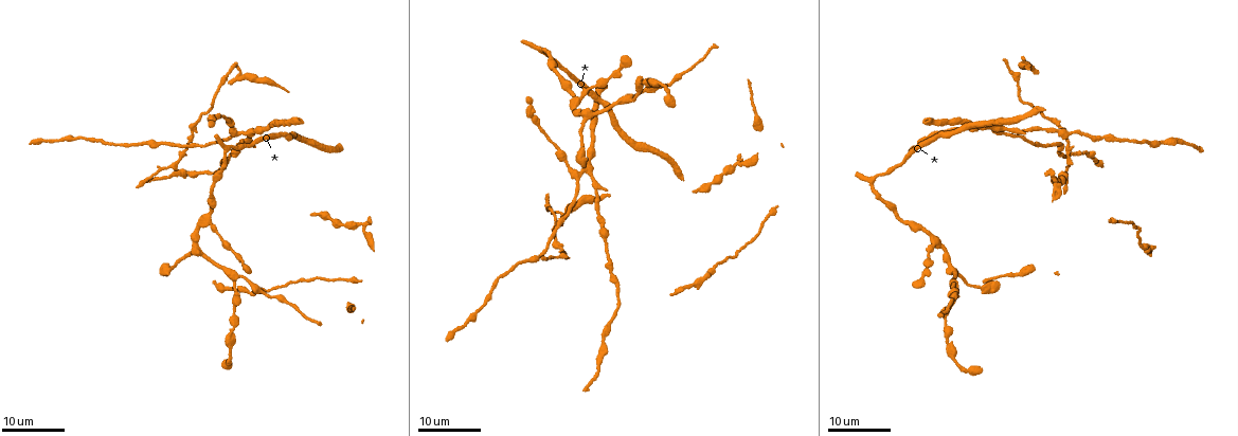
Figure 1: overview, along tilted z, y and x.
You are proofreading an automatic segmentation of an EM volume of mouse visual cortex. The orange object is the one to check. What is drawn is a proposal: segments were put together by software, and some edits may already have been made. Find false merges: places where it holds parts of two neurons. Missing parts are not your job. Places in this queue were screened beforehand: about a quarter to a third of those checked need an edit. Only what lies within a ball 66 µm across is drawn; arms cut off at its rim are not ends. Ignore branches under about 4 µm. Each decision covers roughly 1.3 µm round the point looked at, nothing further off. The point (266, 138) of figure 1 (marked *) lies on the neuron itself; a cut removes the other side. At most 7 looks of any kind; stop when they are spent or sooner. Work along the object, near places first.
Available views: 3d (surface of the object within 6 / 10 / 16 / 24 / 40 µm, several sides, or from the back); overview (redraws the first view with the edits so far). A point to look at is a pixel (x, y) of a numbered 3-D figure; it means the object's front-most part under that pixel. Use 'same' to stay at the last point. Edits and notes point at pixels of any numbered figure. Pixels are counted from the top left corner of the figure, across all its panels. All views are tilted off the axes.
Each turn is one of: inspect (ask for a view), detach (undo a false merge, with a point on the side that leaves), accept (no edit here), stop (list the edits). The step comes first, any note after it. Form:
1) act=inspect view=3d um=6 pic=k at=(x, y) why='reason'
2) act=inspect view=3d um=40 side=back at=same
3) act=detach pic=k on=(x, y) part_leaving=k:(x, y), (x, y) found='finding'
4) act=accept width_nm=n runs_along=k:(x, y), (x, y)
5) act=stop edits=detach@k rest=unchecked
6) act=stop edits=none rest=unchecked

act=inspect view=3d um=16 pic=1 at=(934, 241)

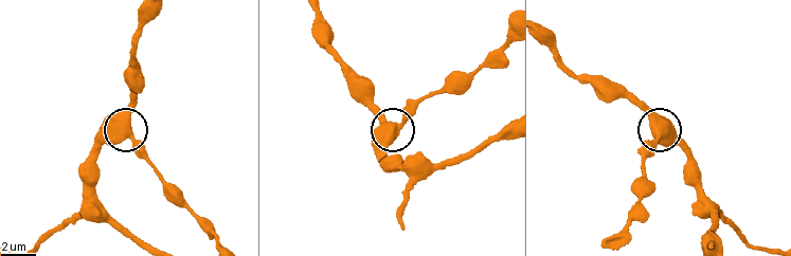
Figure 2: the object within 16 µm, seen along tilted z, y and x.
act=inspect view=3d um=10 pic=2 at=(659, 137)

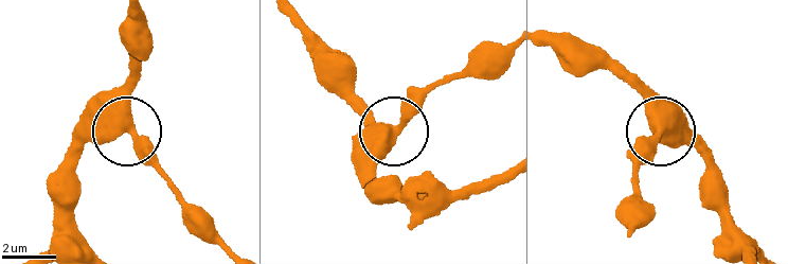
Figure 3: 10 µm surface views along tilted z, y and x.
act=inspect view=3d um=10 side=back pic=3 at=(125, 131)

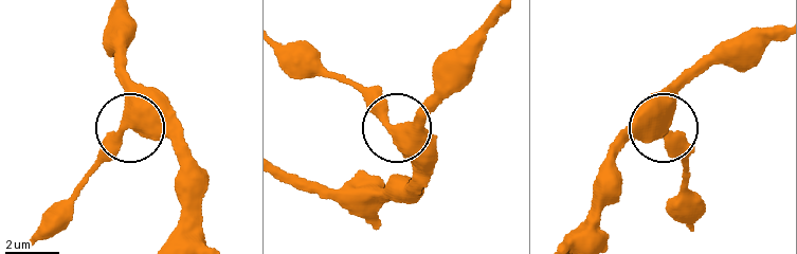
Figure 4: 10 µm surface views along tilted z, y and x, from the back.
act=accept width_nm=540 found='one neuron here'

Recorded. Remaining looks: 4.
act=inspect view=3d um=16 pic=1 at=(586, 116)

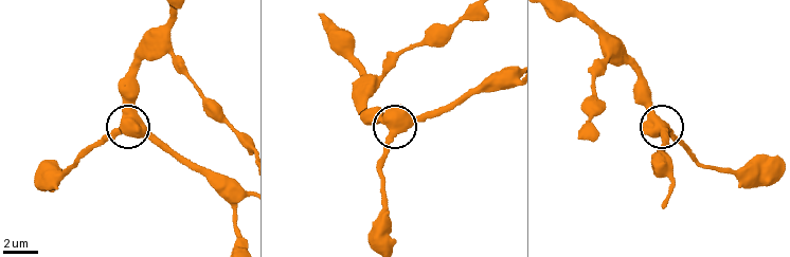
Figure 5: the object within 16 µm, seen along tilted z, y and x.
act=inspect view=3d um=10 pic=5 at=(397, 132)

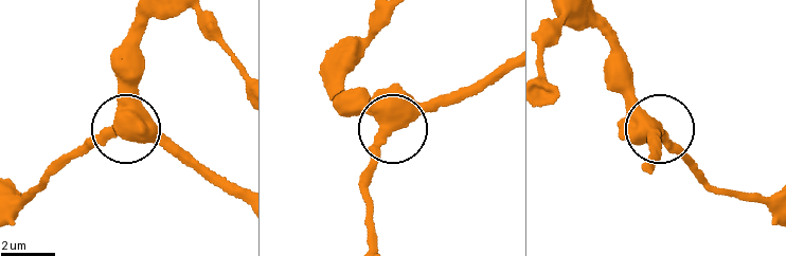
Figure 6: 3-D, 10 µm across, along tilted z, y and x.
act=accept runs_along=6:(593, 18), (608, 41), (614, 83), (675, 143), (684, 164) found='continuous, no second neuron'

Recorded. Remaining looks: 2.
act=inspect view=3d um=16 pic=1 at=(236, 277) why='branch point'

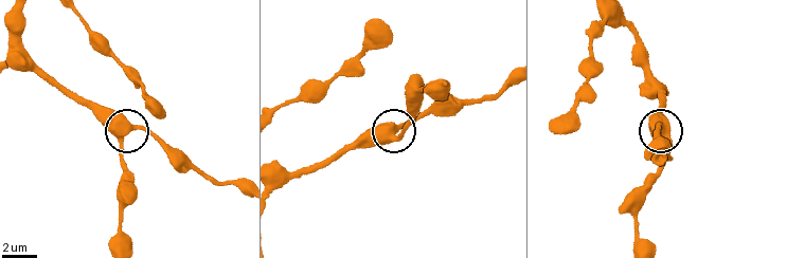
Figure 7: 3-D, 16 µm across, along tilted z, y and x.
act=inspect view=3d um=6 pic=7 at=(664, 130)

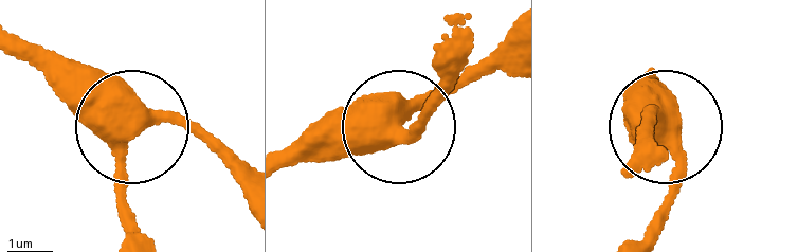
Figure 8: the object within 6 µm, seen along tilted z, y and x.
act=accept runs_along=8:(647, 69), (675, 109), (664, 222) found='continuous, no second neuron'

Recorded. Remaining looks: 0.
act=stop edits=none rest=unchecked

